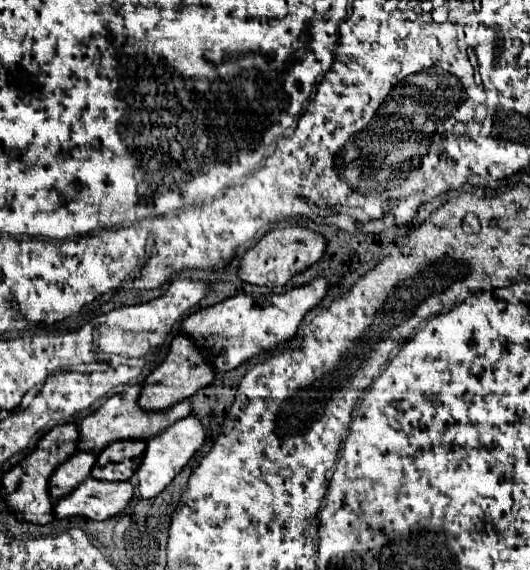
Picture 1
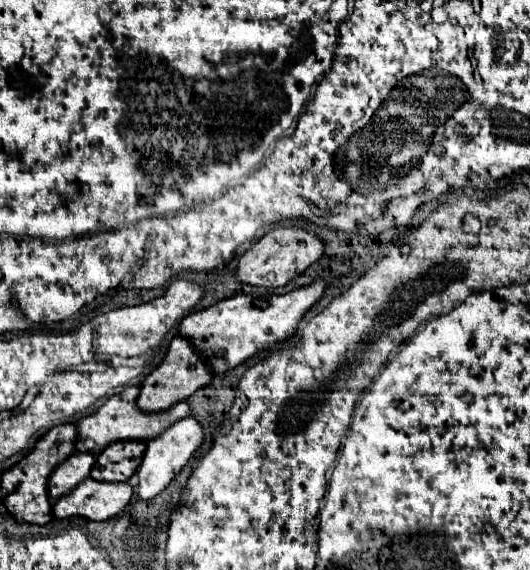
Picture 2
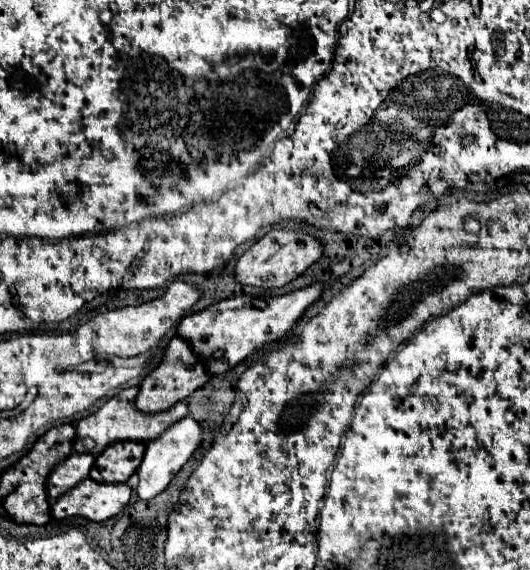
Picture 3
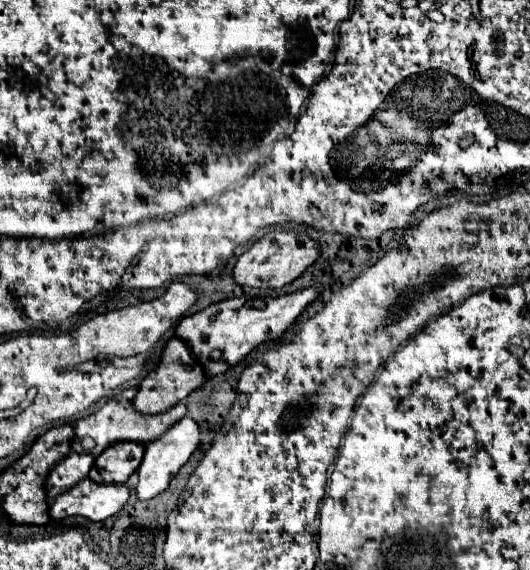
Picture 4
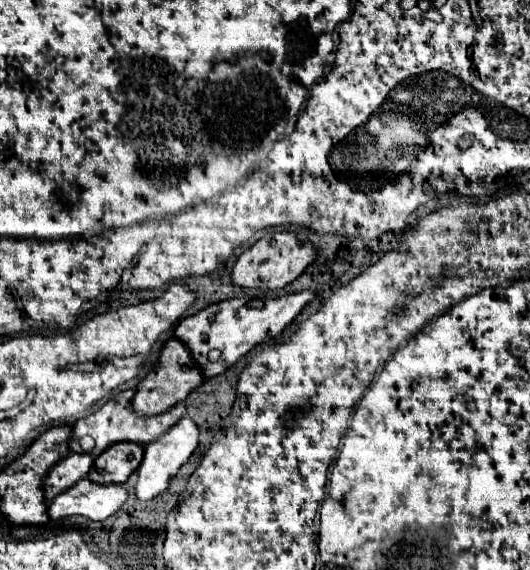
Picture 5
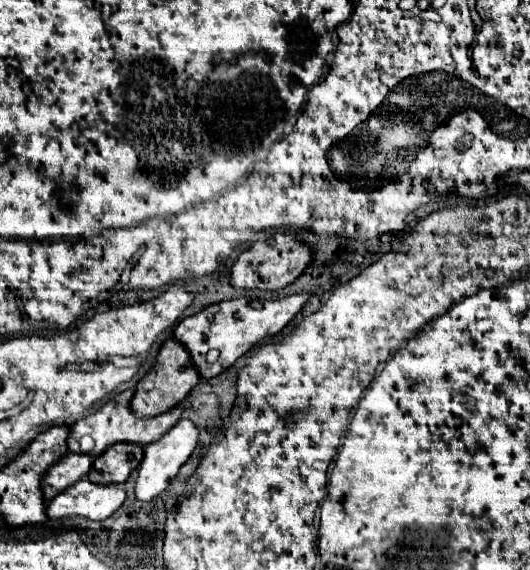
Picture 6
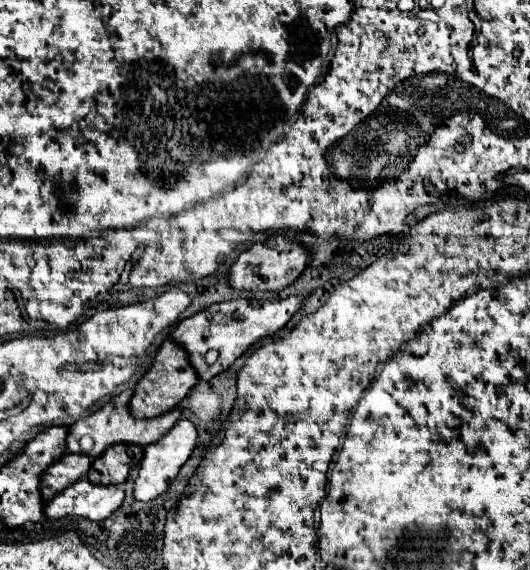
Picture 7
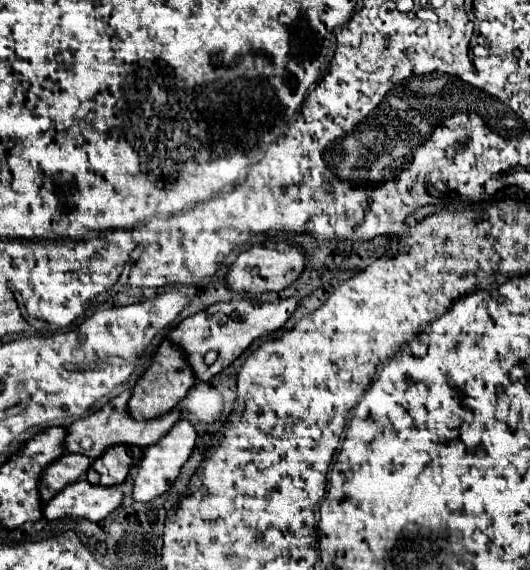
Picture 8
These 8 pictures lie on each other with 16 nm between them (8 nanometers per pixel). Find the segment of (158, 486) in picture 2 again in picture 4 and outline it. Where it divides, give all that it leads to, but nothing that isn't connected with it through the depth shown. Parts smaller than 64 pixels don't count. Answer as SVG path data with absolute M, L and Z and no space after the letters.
M184 416L180 422L176 422L166 434L162 434L162 438L150 442L144 450L144 460L138 468L140 480L138 480L138 486L136 486L136 496L140 500L152 500L160 492L164 492L170 484L170 478L174 478L178 474L178 470L186 464L190 454L198 448L198 442L200 442L200 428L188 416Z

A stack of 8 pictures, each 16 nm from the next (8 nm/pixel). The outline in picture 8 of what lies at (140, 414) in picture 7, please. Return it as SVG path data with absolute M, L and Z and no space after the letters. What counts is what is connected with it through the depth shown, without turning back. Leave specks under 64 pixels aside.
M164 340L158 346L152 364L138 378L136 386L132 388L132 396L128 400L128 414L134 420L152 420L152 418L158 418L158 416L170 412L188 394L188 390L192 388L194 382L196 382L196 378L194 378L192 368L188 366L188 362L184 358L184 354L172 342Z

